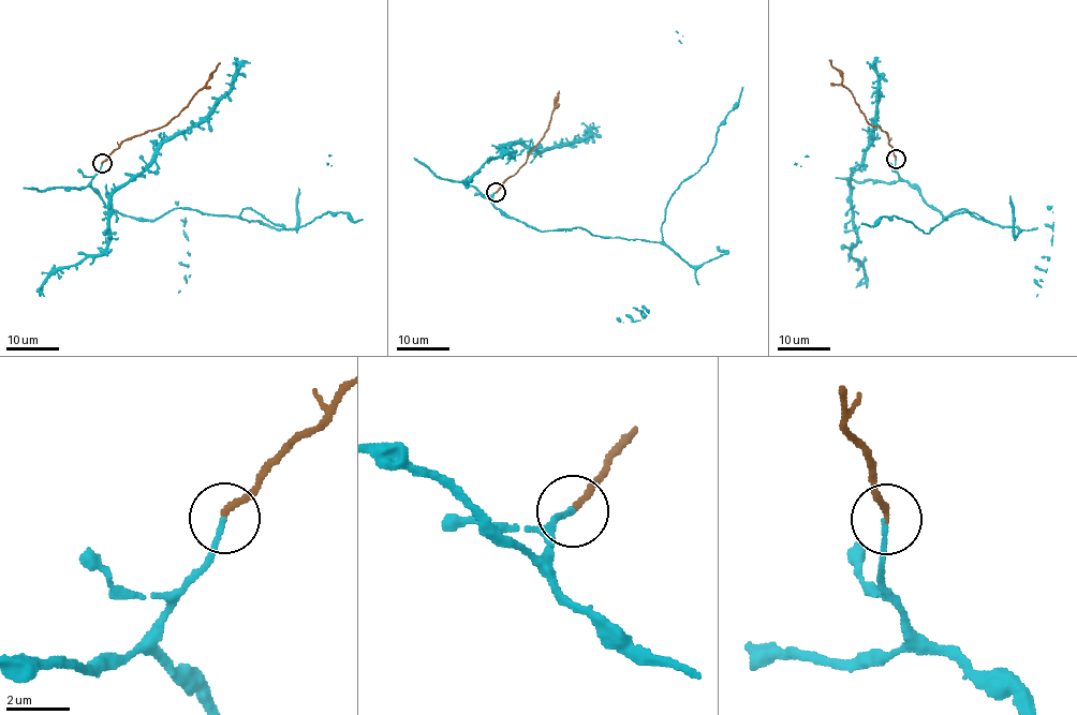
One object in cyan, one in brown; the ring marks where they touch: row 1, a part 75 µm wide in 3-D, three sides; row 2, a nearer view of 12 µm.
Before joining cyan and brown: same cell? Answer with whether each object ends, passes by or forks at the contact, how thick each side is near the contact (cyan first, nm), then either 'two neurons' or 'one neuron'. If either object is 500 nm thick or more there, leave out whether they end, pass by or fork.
cyan ends; brown ends; calibres 140 and 180 nm; one neuron

